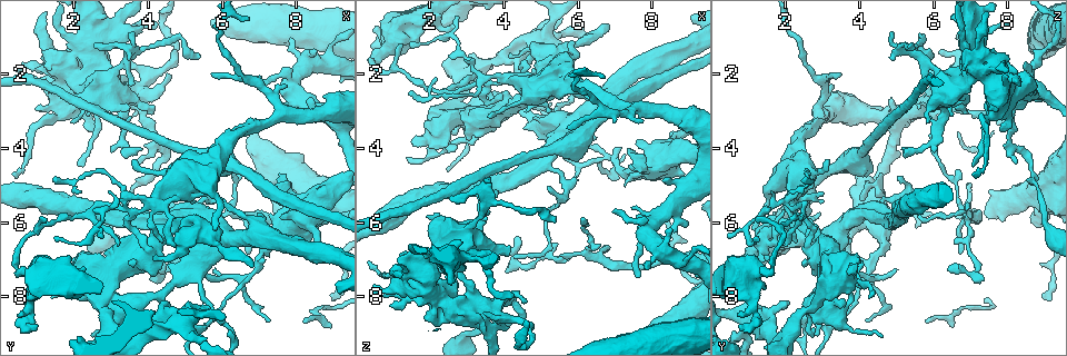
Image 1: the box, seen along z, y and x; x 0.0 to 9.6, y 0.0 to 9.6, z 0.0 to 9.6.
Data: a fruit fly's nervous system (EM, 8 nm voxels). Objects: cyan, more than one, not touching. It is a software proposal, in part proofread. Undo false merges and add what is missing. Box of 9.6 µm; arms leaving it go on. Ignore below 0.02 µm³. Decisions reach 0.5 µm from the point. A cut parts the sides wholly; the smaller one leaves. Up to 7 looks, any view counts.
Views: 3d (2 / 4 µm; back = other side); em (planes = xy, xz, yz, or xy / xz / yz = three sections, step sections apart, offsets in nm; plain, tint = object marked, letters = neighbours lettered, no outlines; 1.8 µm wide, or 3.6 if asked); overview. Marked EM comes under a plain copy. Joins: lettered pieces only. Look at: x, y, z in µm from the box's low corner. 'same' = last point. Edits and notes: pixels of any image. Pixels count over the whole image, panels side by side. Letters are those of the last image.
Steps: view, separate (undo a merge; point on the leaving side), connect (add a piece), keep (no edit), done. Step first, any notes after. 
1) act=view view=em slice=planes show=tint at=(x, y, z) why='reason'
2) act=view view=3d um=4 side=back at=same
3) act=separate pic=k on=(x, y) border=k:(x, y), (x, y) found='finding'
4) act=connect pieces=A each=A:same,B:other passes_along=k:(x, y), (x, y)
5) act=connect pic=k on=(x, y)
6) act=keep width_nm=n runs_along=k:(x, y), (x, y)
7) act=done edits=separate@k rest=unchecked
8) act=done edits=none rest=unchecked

act=view view=em um=3.6 slice=yz step=16 show=tint at=(1.90, 1.80, 7.15) why='looks like a crossing'

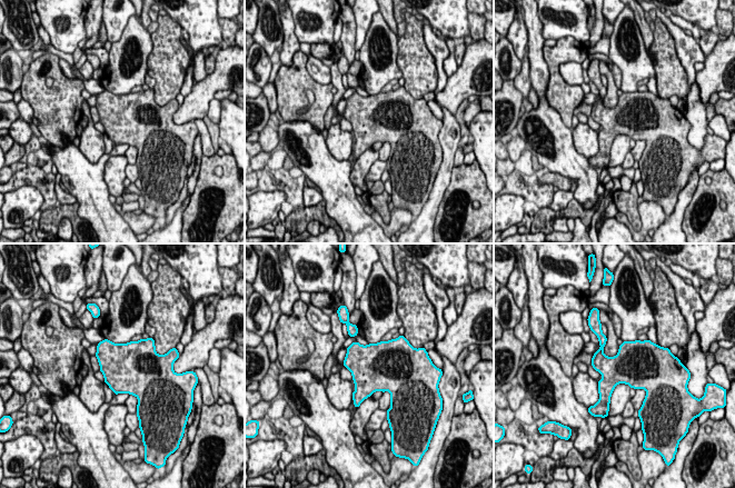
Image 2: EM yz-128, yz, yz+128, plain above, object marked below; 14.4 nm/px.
act=view view=em um=3.6 slice=planes show=letters at=same why='another direction'

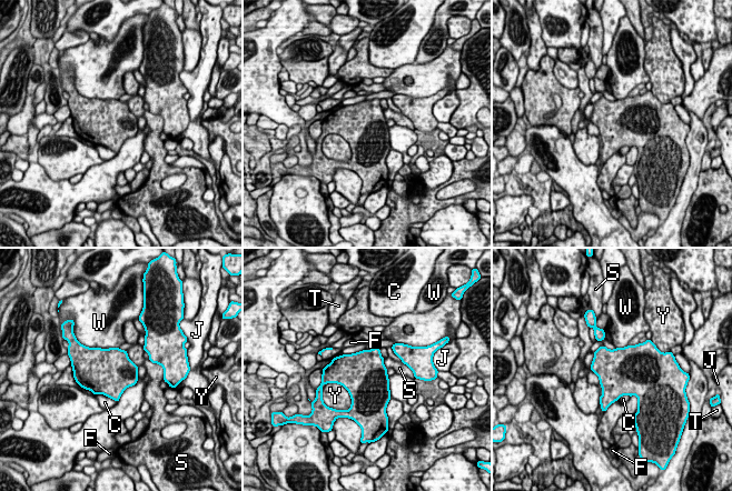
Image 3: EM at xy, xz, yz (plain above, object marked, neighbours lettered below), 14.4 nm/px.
act=keep longest_contact=Y:480nm each=C:other,F:other,J:other,S:other,T:other,W:other,Y:other border=3:(125, 350), (128, 358), (137, 367) found='one neuron here'

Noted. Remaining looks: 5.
act=view view=em um=3.6 slice=planes show=letters at=(3.70, 2.40, 8.30) why='four-way junction'

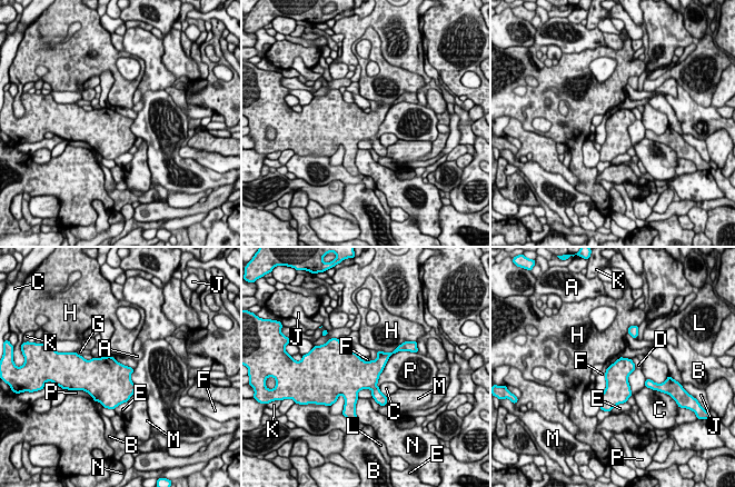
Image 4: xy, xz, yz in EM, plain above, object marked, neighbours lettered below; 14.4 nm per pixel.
act=keep each=A:other,B:other,C:other,D:other,E:other,F:other,G:other,H:other,J:other,K:other,L:other,M:other,N:other,P:other found='one neuron here'

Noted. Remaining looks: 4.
act=view view=em slice=planes show=letters at=(4.40, 7.35, 6.40)

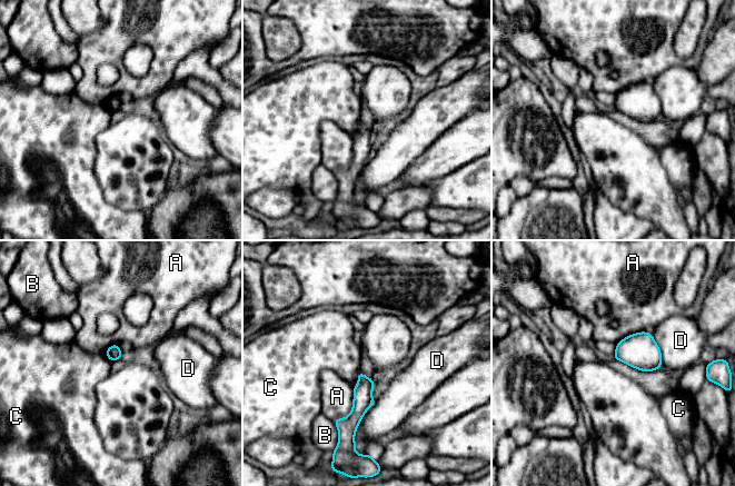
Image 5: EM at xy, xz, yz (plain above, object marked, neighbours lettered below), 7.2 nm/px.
act=keep each=A:other,B:other,C:other,D:other found='none of them fits'

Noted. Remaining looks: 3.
act=done edits=none rest=unchecked

